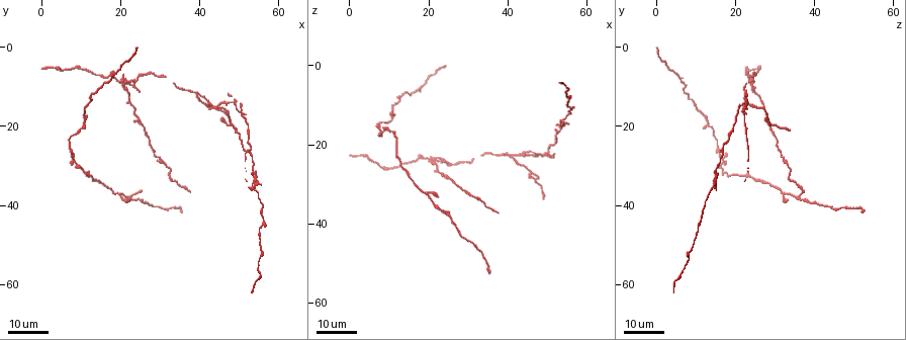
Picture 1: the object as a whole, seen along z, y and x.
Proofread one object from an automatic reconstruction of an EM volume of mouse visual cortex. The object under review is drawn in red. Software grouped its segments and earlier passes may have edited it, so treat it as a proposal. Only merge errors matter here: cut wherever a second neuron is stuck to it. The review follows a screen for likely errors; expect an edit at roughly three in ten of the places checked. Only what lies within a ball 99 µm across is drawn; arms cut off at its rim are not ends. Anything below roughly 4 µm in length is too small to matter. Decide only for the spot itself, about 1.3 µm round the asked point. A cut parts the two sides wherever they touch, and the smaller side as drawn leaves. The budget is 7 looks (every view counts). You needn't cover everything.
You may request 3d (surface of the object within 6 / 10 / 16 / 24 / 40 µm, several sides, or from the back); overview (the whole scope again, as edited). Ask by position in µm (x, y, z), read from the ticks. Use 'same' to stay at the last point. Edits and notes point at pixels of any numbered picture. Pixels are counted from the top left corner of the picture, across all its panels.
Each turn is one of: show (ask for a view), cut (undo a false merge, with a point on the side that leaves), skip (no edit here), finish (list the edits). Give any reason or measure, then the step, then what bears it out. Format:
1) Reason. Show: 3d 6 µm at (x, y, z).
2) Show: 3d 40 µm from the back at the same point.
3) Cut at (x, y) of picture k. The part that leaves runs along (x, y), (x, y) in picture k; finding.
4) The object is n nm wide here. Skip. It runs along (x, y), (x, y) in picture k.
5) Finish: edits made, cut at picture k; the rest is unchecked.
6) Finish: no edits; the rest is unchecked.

Side arm on a straight run. Show: 3d 16 µm at (22.5, 38.5, 36.5).

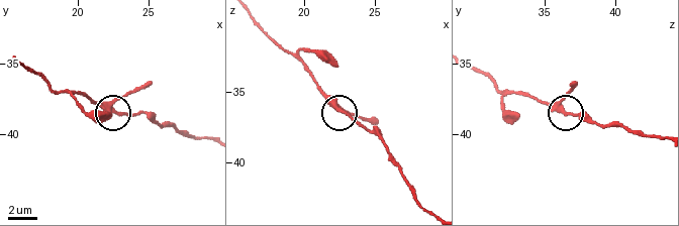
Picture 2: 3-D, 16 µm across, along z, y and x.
Show: 3d 6 µm at (22.4, 38.2, 36.2).

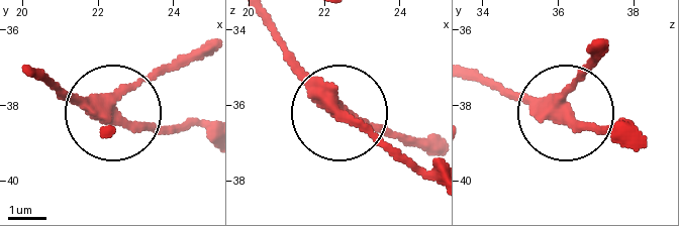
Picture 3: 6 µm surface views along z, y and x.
Skip. All the same neuron.

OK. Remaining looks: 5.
Small branch off a trunk. Show: 3d 24 µm at (20.5, 9.0, 24.0).

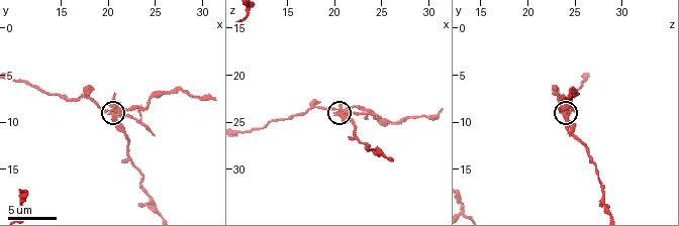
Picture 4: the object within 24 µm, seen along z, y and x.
Closer look. Show: 3d 6 µm at (20.8, 8.6, 23.6).

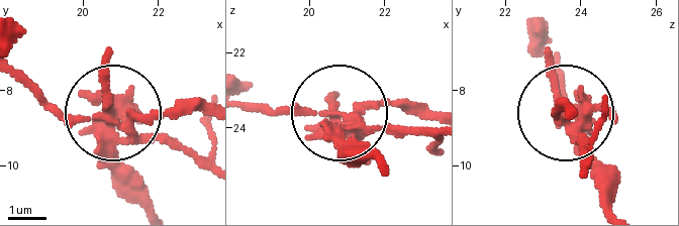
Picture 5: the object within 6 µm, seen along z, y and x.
The side arm is 25 µm long. Cut at (108, 76) of picture 5. The part that leaves runs along (149, 121), (120, 159), (139, 208) in picture 5; a second neuron is stuck on.

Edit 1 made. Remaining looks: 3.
See it whole again. Show: overview.

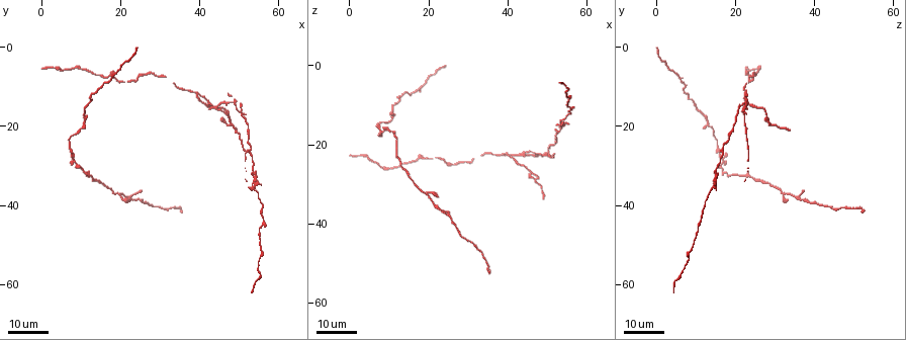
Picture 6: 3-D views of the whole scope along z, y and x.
A fork. Show: 3d 16 µm at (44.5, 15.5, 22.5).

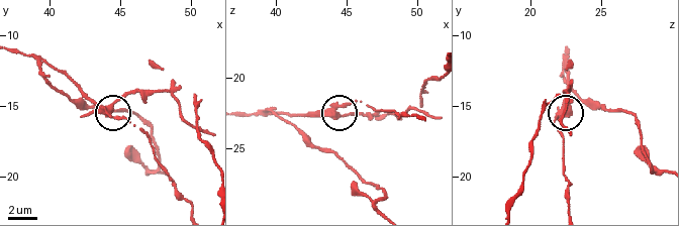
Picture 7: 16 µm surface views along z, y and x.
Show: 3d 10 µm at (44.2, 15.6, 22.8).

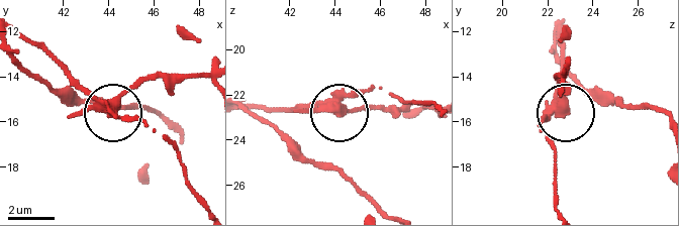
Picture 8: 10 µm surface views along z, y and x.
The side arm is 24 µm long; 3 arms meet here. Cut at (133, 86) of picture 8. A second neuron is stuck on.

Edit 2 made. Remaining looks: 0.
Finish: edits made, cut at picture 5, cut at picture 8; the rest is unchecked.

